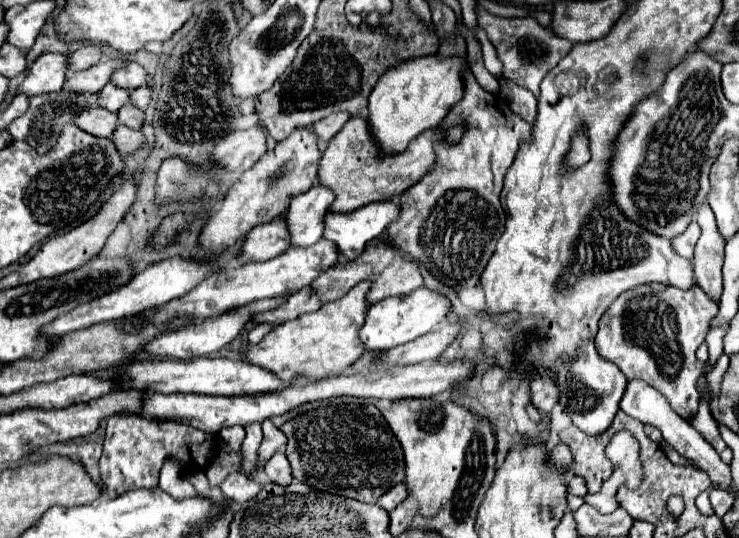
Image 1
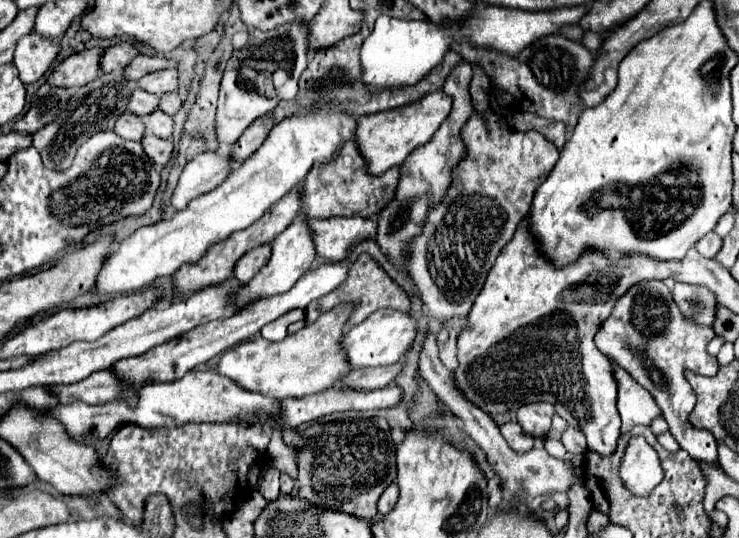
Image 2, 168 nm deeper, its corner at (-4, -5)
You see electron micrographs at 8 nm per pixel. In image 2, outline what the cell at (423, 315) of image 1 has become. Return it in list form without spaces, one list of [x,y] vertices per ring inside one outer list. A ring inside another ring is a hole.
[[[389,308],[373,312],[367,320],[353,326],[343,338],[343,350],[353,368],[367,368],[367,366],[387,366],[403,358],[403,352],[411,348],[411,340],[417,334],[417,320],[409,312],[395,312]]]

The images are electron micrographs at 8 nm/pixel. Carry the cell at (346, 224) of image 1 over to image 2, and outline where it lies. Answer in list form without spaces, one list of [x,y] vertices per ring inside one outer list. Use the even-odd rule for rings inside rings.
[[[311,218],[309,222],[313,230],[313,240],[317,254],[329,262],[339,262],[343,256],[349,256],[363,240],[375,236],[377,224],[361,218]]]

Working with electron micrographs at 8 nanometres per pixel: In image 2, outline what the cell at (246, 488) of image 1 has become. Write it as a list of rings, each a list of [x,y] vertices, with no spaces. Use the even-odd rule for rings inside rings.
[[[269,468],[265,476],[265,482],[262,482],[262,486],[259,488],[261,496],[265,500],[275,500],[280,494],[280,472],[275,468]]]

